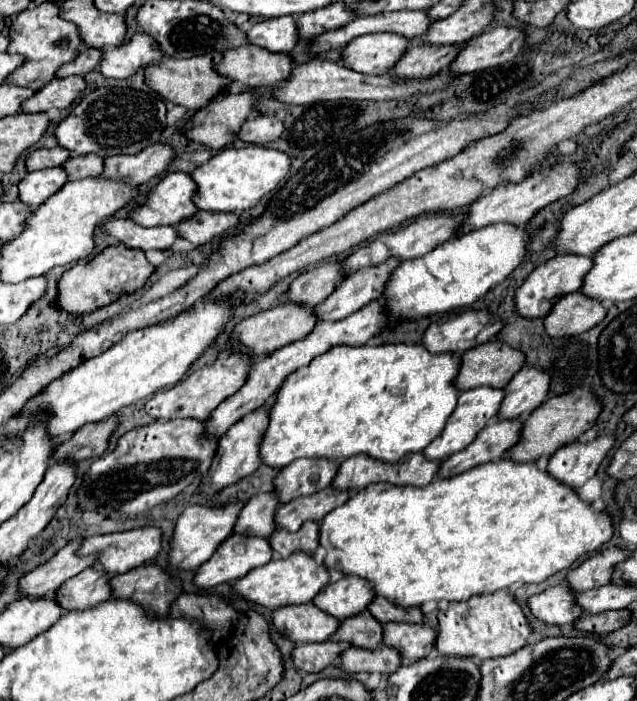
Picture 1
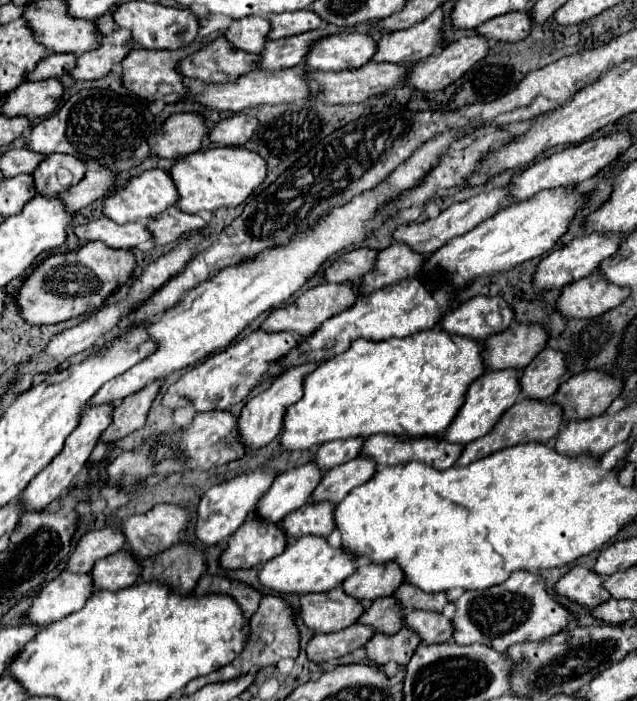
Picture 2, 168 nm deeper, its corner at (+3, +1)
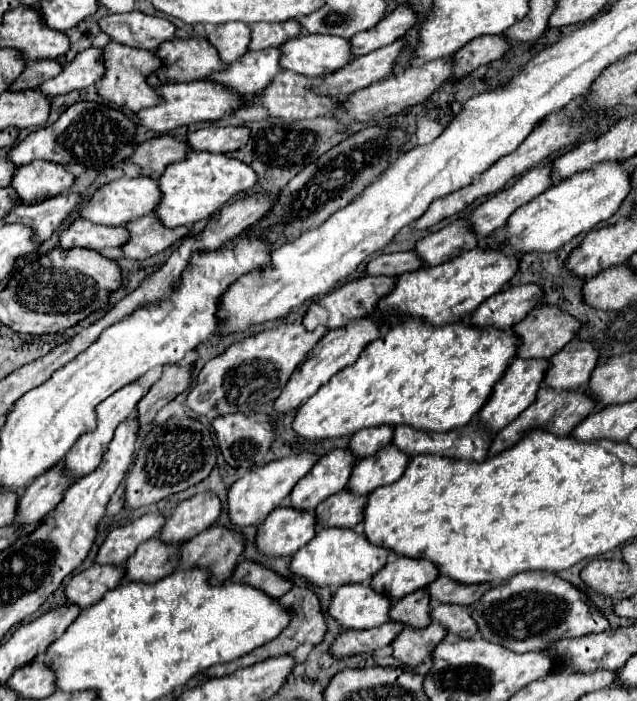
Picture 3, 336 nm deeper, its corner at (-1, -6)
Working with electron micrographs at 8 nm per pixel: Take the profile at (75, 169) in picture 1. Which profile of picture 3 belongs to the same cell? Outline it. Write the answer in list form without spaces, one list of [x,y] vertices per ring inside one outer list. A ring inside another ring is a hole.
[[[33,161],[15,169],[11,187],[17,197],[31,205],[43,199],[67,193],[73,185],[73,175],[63,169],[63,165],[51,161]]]

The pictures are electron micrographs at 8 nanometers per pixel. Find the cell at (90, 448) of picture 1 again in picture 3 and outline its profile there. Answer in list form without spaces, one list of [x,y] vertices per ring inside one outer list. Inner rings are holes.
[[[165,365],[161,379],[151,387],[151,391],[139,401],[139,423],[147,425],[155,419],[157,411],[173,401],[177,395],[189,389],[193,365]]]

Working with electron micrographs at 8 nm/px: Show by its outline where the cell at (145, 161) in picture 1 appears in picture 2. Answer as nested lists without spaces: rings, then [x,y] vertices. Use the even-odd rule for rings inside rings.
[[[109,166],[89,170],[79,184],[75,184],[67,192],[59,194],[59,198],[67,204],[69,212],[77,212],[77,210],[93,204],[95,200],[103,198],[107,192],[111,192],[115,188],[117,174],[119,172],[111,170]]]

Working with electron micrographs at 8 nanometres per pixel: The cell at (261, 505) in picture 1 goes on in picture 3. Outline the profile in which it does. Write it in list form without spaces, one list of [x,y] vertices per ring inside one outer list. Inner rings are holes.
[[[335,449],[323,455],[291,491],[291,507],[315,511],[321,501],[347,485],[355,463],[357,459],[349,449]]]

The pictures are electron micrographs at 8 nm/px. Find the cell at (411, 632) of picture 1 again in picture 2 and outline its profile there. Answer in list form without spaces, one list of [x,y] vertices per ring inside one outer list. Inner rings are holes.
[[[403,612],[403,626],[427,644],[443,644],[453,636],[451,620],[435,612]]]

